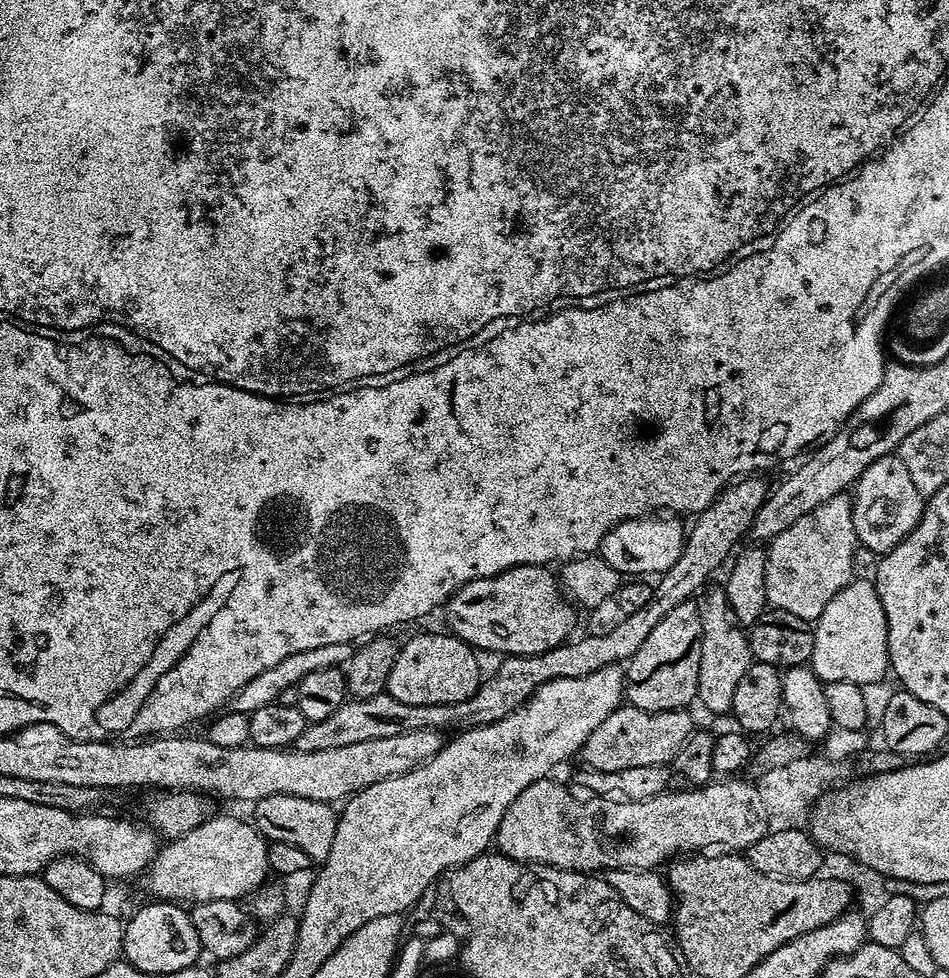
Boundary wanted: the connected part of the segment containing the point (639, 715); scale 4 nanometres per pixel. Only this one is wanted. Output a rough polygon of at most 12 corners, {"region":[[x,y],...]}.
{"region":[[615,708],[578,753],[593,772],[671,765],[688,710]]}

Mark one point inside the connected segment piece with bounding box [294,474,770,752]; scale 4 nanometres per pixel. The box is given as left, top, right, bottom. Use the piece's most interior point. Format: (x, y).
(713, 536)

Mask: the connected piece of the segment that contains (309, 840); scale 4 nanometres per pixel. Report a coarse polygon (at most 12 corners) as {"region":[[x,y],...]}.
{"region":[[274,794],[251,819],[265,840],[296,844],[312,862],[334,846],[329,801]]}

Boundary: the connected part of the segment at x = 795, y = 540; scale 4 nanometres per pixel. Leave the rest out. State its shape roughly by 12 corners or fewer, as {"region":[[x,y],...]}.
{"region":[[852,497],[767,545],[773,609],[814,622],[852,583]]}

